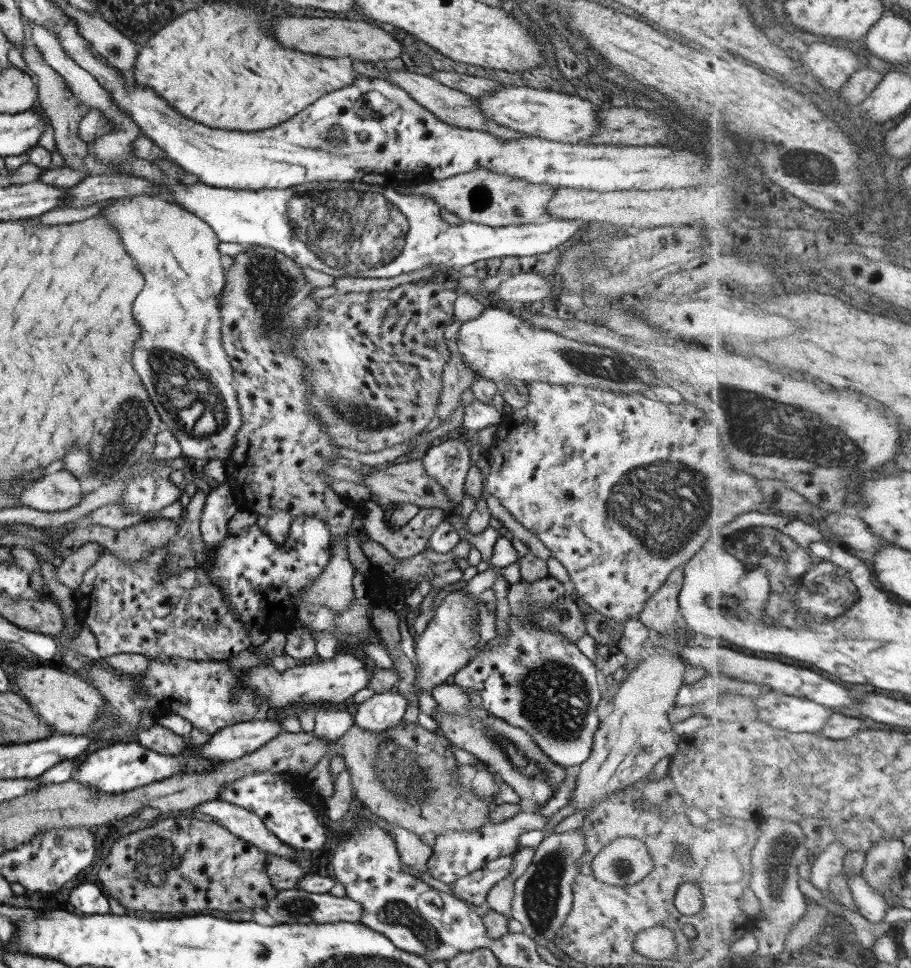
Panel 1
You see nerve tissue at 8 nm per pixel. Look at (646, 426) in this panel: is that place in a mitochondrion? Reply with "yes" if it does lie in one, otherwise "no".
no

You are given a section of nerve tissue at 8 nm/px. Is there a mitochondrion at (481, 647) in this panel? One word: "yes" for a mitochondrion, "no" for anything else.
no

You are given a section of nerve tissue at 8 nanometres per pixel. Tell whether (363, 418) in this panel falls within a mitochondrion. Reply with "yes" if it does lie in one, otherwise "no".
yes

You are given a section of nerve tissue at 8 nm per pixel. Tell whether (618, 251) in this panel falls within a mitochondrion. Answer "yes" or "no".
yes

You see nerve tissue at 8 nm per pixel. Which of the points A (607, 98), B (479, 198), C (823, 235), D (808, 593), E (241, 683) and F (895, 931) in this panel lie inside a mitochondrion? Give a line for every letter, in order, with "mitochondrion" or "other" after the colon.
A: other
B: mitochondrion
C: other
D: mitochondrion
E: other
F: other

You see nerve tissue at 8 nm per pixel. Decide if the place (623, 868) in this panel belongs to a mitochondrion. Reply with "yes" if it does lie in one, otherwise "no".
yes

